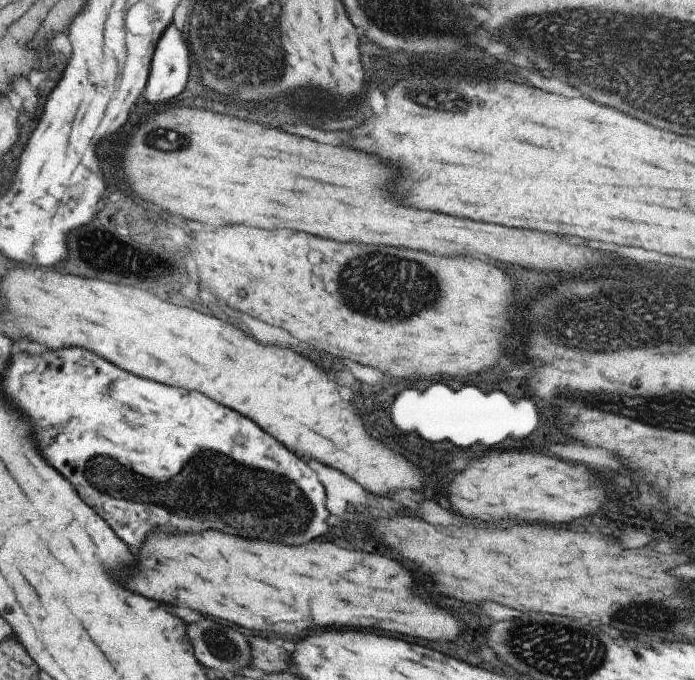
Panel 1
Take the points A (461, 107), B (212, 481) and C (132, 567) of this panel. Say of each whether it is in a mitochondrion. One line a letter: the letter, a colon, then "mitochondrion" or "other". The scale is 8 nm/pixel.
A: mitochondrion
B: mitochondrion
C: other

